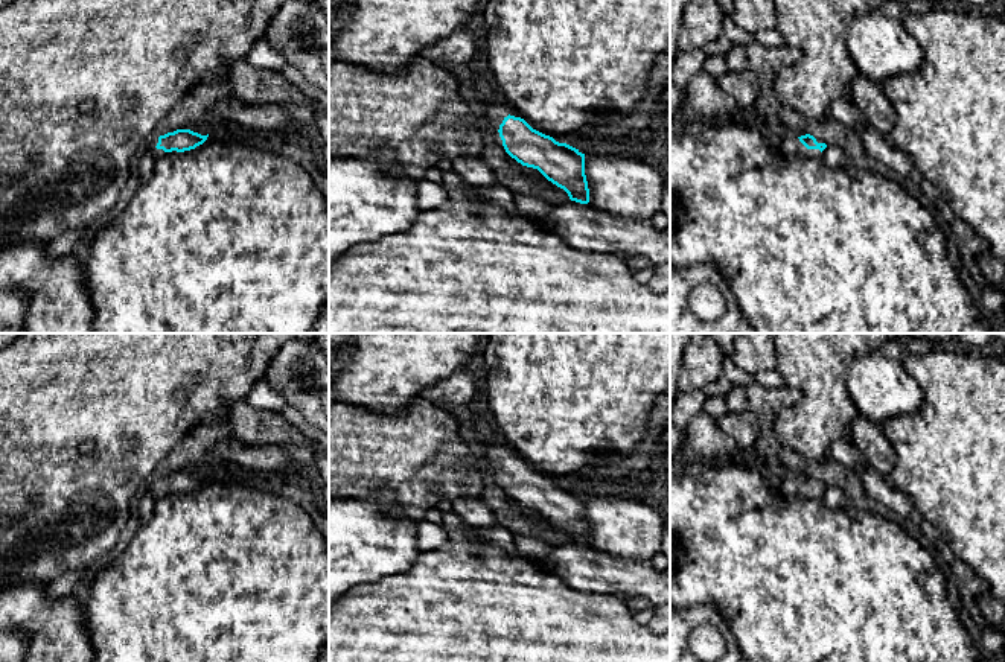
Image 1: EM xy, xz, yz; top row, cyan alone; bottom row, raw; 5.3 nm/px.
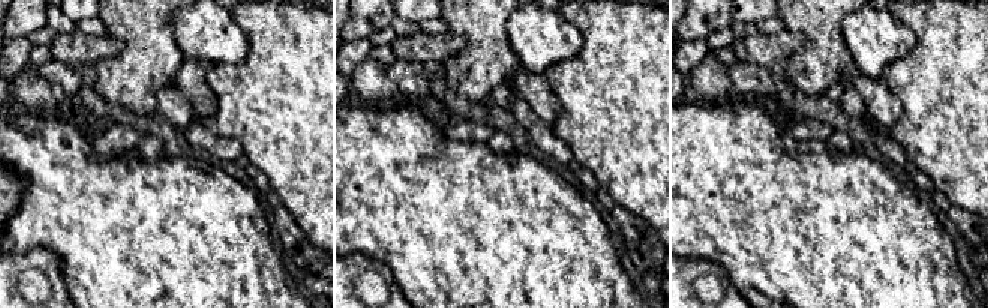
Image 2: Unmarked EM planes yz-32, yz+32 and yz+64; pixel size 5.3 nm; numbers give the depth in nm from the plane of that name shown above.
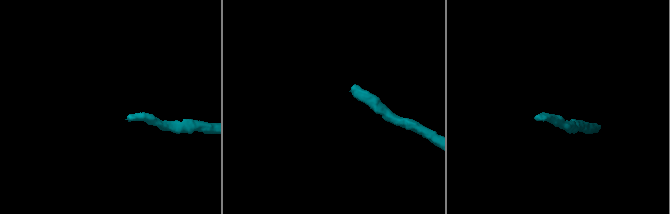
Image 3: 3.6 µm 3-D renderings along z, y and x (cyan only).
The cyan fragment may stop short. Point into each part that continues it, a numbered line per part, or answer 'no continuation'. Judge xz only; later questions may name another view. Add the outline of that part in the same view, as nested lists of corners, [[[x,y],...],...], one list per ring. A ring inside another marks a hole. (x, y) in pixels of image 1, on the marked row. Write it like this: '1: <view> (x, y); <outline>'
1: xz (495, 111); [[[487,103],[486,105],[486,117],[490,120],[492,125],[492,134],[496,143],[502,145],[502,140],[499,137],[499,125],[502,120],[509,116],[509,107],[499,105],[499,103]]]

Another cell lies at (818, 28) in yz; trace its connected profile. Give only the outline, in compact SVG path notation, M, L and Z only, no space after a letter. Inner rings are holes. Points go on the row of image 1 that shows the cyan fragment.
M775 0L775 30L783 44L796 47L801 59L774 75L781 107L802 114L809 123L824 120L831 102L847 96L859 75L847 49L853 20L888 0Z

